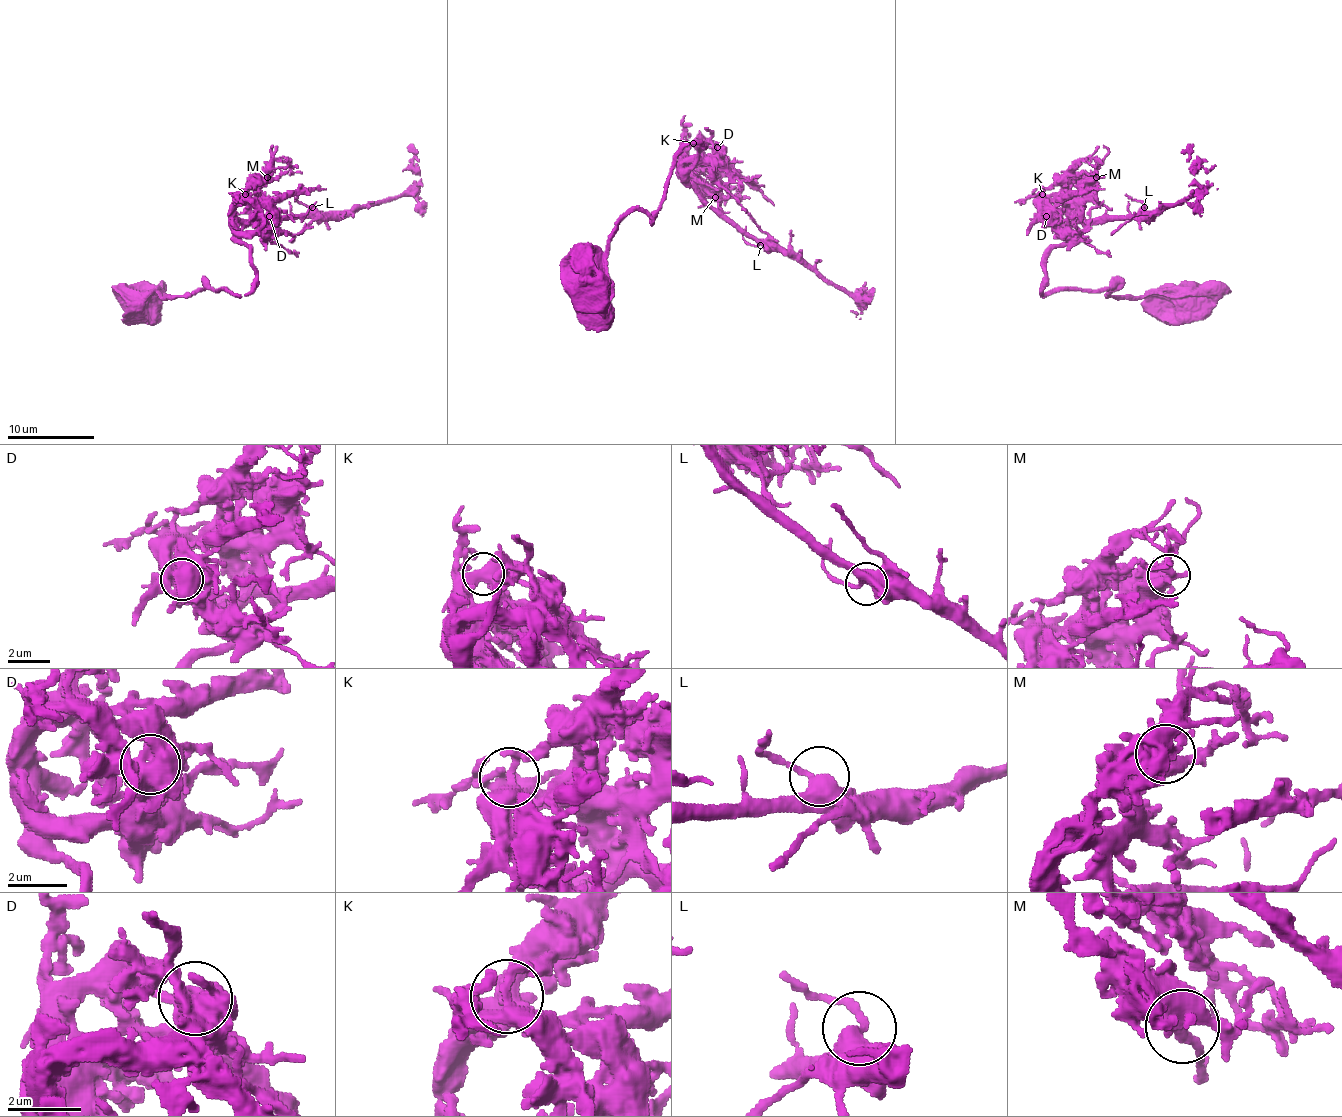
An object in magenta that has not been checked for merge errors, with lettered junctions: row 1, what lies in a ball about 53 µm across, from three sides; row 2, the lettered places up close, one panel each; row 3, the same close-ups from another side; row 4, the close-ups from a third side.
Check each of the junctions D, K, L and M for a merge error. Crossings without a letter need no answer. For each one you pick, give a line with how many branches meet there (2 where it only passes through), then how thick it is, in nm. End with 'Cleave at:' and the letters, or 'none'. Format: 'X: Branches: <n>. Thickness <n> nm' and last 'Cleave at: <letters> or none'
Cleave at: none

